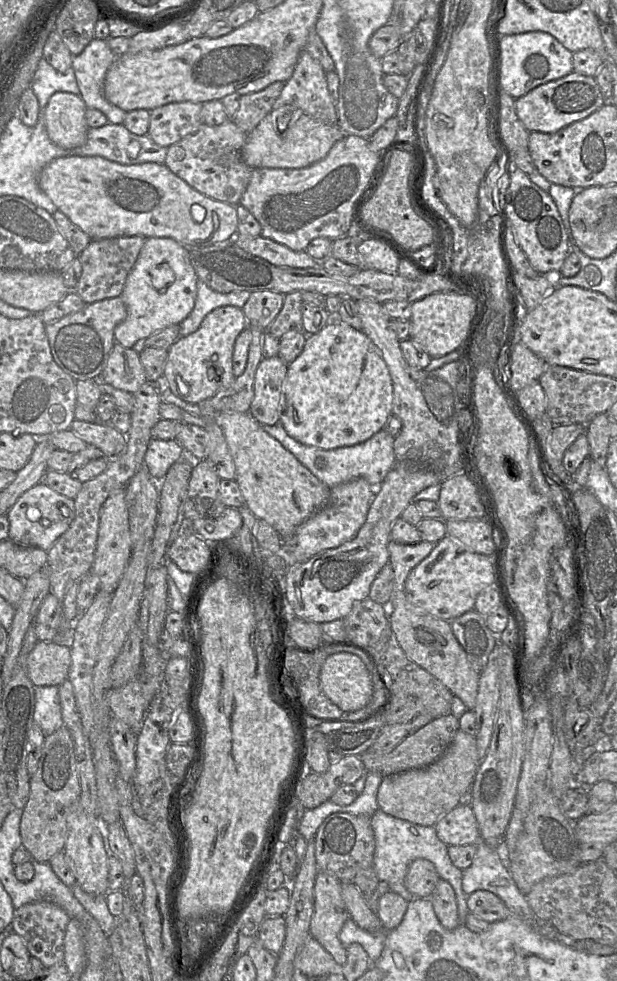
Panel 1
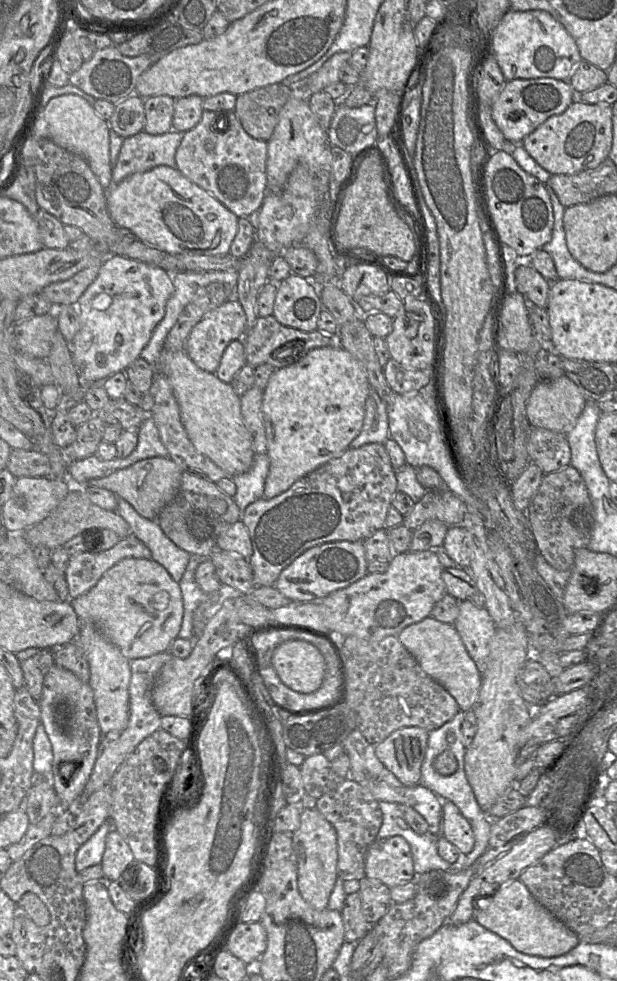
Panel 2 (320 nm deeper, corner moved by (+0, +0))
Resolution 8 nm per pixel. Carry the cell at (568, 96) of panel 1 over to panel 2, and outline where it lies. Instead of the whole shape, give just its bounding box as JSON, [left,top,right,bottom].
[491,78,576,144]

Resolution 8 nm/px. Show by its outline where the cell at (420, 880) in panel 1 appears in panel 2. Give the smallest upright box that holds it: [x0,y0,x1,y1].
[365,836,417,888]

